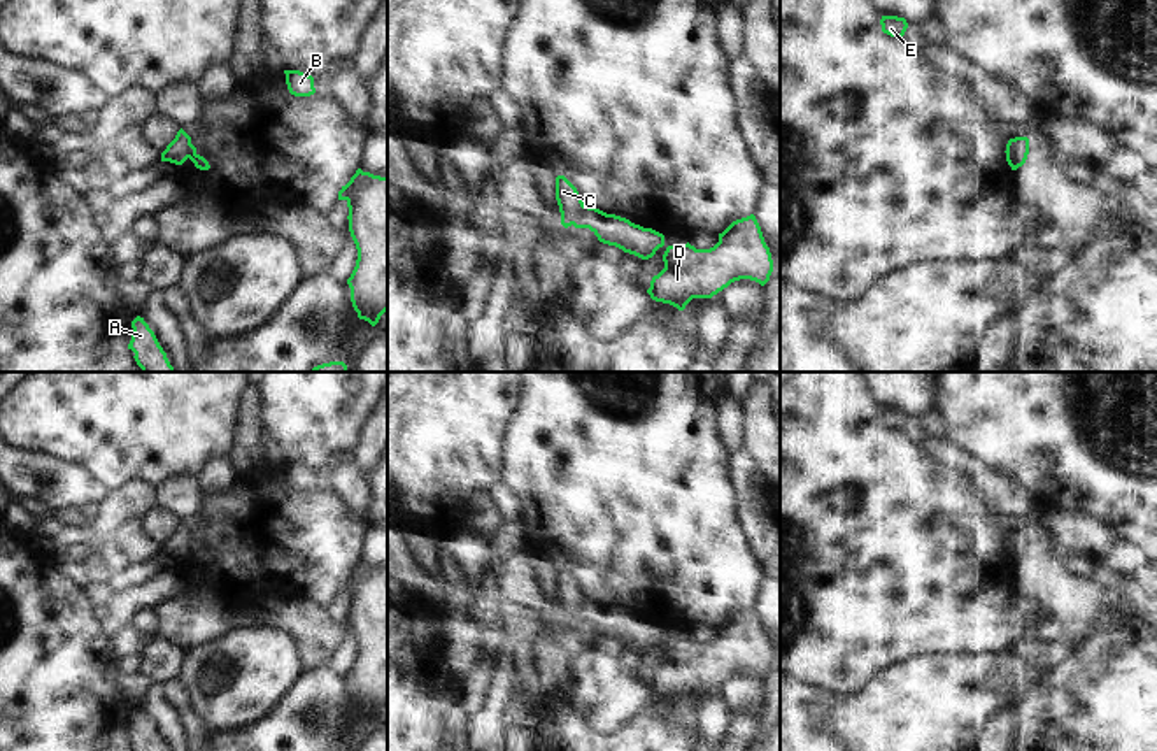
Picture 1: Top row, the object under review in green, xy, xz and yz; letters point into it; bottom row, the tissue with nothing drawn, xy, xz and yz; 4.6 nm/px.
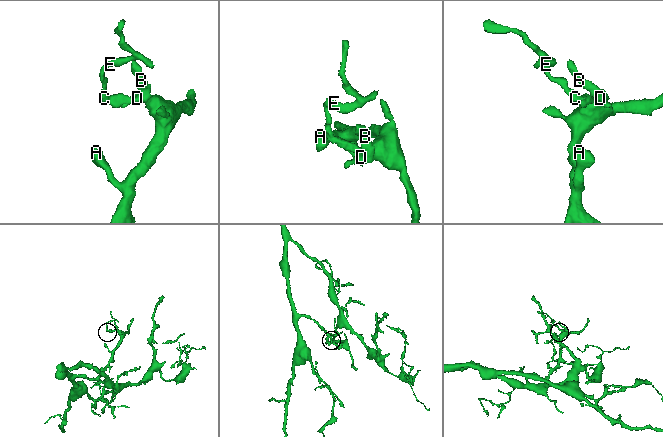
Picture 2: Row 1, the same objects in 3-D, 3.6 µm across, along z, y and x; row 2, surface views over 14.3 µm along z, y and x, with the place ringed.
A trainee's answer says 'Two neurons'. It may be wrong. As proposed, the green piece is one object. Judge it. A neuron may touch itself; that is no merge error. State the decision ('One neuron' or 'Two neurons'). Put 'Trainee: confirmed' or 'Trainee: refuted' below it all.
Two neurons
Trainee: confirmed

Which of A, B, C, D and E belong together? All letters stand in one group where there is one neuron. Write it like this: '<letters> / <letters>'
A B D / C E

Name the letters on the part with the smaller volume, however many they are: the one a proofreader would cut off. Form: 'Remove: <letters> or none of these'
Remove: C, E

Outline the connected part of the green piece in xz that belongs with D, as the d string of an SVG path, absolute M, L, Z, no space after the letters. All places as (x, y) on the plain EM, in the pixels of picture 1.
M754 607L733 614L710 642L668 639L664 662L652 670L652 693L684 704L692 691L712 691L731 676L750 672L764 679L773 665L770 640Z

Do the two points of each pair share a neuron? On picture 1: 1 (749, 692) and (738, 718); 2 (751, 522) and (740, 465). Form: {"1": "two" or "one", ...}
{"1": "two", "2": "one"}

